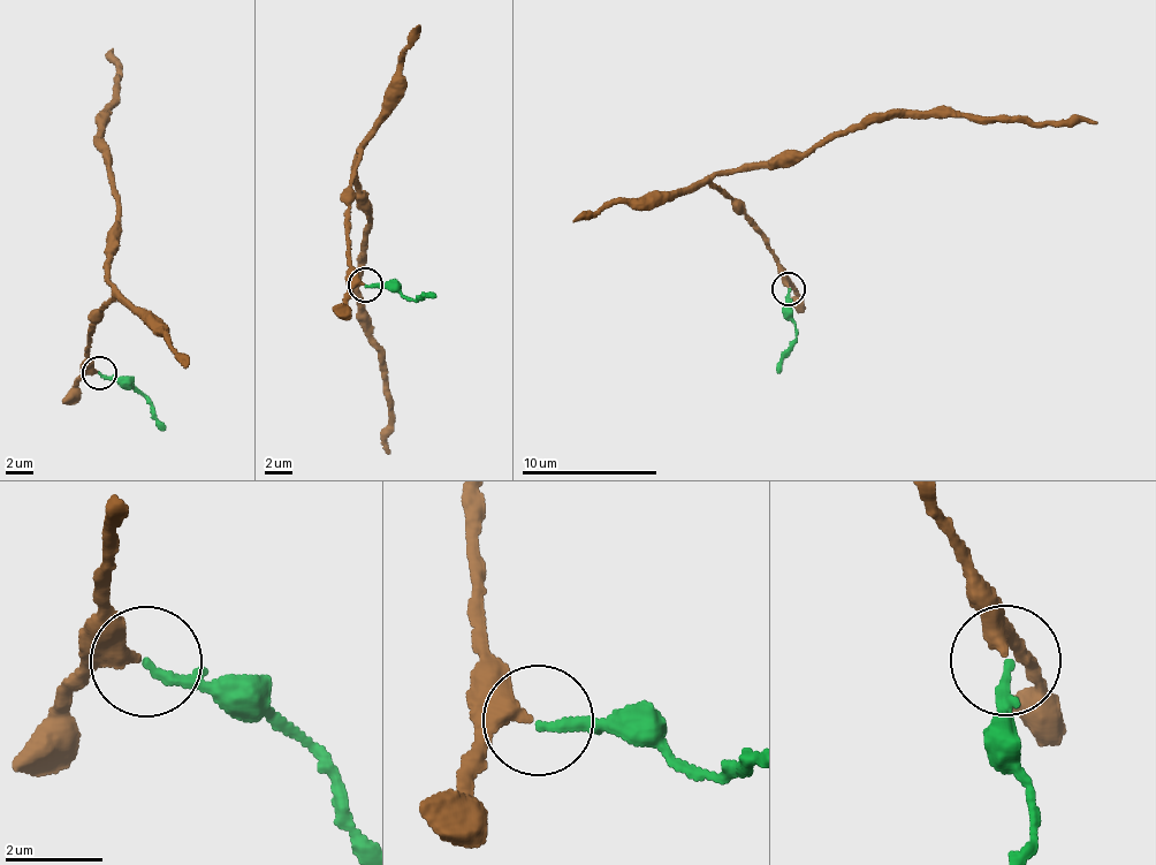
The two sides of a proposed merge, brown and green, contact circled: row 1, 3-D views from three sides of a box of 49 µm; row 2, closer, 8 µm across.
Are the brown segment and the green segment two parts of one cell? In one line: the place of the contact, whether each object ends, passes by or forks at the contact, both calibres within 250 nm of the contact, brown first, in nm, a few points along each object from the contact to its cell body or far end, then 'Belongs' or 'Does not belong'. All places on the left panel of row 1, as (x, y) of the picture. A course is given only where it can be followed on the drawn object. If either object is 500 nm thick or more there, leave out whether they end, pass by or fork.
Place: (99, 372). At the ring brown passes by. At the ring green ends. Thickness 280 nm (brown) against 180 nm. Course of brown: (98, 372), (89, 355), (92, 311), (113, 289), (105, 268), (118, 230), (99, 118), (113, 104), (112, 50). Course of green: (98, 372), (119, 377), (142, 395), (164, 431). Belongs

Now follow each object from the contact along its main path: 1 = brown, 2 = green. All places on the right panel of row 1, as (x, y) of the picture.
1: (788, 288), (743, 202), (714, 176), (799, 160), (820, 142), (883, 118), (1095, 122)
2: (788, 288), (795, 335), (776, 373)

